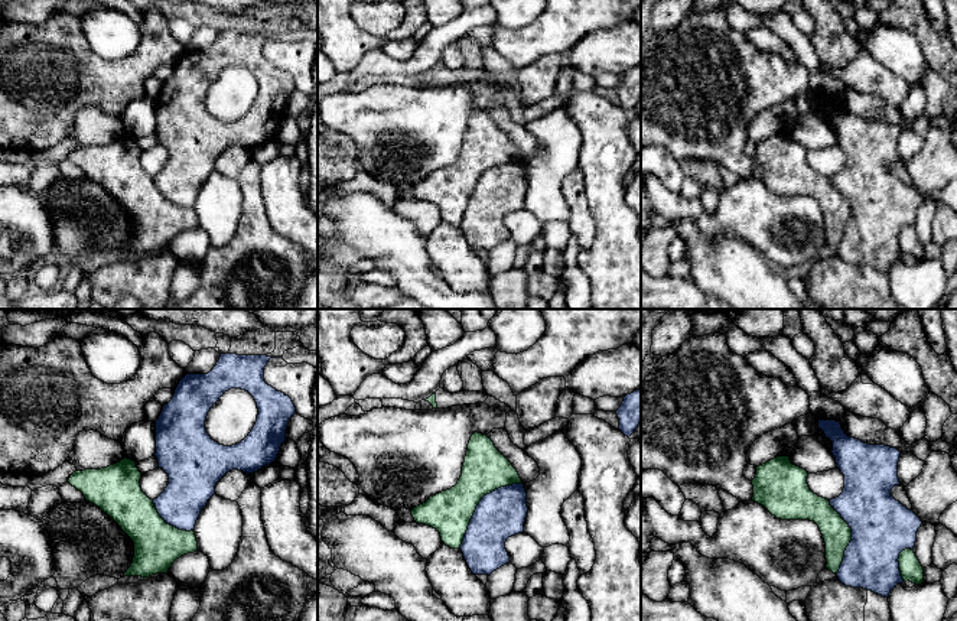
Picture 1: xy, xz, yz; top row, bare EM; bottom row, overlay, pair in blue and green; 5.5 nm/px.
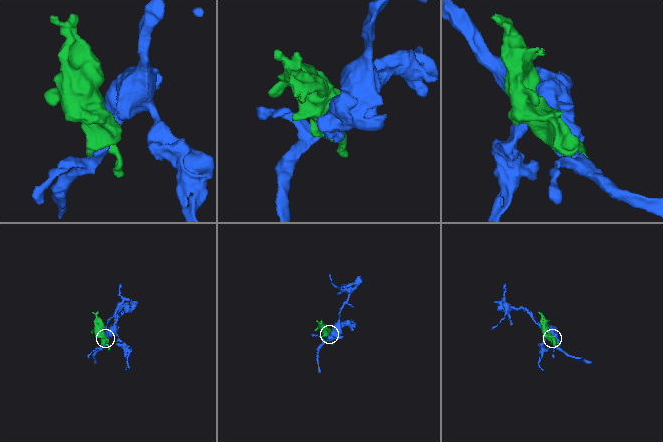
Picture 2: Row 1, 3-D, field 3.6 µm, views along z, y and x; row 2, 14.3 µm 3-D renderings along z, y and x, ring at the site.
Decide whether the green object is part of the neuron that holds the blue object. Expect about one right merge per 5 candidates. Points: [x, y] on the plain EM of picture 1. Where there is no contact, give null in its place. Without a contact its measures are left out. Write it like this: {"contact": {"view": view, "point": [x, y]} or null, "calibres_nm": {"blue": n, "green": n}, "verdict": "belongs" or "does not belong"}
{"contact": {"view": "xz", "point": [479, 179]}, "calibres_nm": {"blue": 280, "green": 260}, "verdict": "does not belong"}

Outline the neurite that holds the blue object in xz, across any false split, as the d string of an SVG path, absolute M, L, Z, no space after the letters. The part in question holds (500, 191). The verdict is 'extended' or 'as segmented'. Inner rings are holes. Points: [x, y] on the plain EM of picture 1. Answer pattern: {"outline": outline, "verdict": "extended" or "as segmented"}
{"outline": "M524 160L501 163L482 173L471 195L460 227L473 251L491 251L510 238L505 218L524 208Z", "verdict": "as segmented"}

